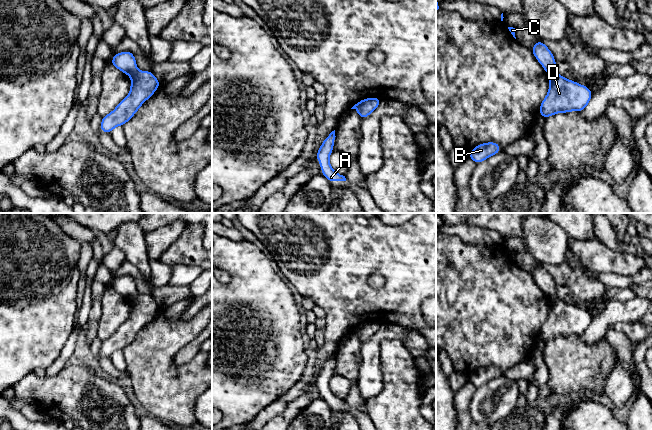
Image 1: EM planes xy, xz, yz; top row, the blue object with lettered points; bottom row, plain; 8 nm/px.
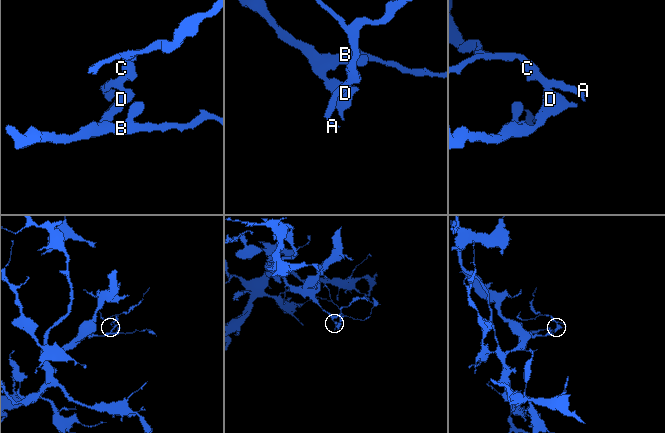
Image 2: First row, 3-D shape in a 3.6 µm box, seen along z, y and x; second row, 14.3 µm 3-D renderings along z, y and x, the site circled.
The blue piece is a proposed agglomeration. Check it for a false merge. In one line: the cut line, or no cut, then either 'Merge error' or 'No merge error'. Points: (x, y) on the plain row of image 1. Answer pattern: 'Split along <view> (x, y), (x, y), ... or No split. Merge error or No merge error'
Split along xy (137, 294), (131, 300). Merge error

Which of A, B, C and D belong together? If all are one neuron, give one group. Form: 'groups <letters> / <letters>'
groups A C / B D

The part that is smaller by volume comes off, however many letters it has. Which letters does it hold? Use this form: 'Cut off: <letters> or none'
Cut off: A, C

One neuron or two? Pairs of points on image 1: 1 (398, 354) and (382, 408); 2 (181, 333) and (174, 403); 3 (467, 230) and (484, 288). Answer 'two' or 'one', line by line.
1: one
2: one
3: two

